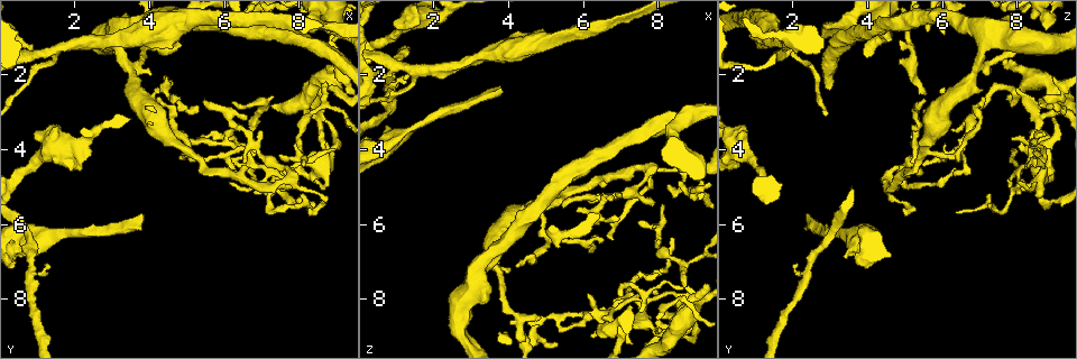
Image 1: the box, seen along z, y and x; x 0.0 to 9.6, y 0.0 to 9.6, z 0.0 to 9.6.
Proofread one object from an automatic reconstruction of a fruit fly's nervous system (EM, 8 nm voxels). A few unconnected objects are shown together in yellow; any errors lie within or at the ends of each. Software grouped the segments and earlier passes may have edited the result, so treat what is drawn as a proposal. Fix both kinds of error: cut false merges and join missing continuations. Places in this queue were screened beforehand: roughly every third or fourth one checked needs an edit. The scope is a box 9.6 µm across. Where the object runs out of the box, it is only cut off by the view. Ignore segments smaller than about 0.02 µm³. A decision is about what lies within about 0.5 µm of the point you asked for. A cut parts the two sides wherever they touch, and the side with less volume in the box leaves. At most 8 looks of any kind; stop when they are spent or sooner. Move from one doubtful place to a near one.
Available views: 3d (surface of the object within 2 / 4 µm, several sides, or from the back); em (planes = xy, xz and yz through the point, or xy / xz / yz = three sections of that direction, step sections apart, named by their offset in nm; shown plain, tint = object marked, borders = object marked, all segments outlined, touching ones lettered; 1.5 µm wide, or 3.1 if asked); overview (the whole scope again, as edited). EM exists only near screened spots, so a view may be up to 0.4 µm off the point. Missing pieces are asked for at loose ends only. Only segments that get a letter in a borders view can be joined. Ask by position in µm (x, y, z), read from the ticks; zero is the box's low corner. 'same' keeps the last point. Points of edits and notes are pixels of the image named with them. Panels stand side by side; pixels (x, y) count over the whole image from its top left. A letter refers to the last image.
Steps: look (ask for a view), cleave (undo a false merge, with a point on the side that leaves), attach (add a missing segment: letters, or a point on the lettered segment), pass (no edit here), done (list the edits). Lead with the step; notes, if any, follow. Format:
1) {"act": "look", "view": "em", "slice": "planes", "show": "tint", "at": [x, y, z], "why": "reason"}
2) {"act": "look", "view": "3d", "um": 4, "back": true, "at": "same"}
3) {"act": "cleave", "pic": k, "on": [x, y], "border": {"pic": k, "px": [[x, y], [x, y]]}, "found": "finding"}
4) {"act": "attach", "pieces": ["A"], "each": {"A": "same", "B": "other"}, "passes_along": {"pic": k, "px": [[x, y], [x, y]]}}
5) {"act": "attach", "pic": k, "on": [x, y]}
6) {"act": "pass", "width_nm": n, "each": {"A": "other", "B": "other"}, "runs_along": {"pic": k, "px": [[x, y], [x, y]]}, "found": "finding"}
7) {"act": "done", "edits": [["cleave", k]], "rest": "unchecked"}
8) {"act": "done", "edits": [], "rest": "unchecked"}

{"act": "look", "view": "em", "slice": "xz", "step": 4, "show": "tint", "at": [0.75, 4.45, 1.00], "why": "calibre changes"}

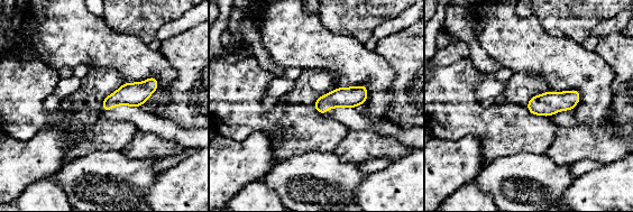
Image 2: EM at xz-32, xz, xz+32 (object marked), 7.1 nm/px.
{"act": "look", "view": "em", "slice": "xz", "step": 4, "show": "borders", "at": "same"}

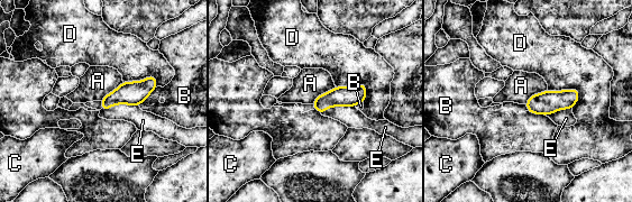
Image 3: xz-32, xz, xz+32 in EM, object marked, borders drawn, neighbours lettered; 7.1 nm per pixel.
{"act": "pass", "longest_contact_nm": ["E", 280], "each": {"A": "other", "B": "other", "C": "other", "D": "other", "E": "other"}, "border": {"pic": 3, "px": [[336, 86], [322, 92], [311, 103]]}, "found": "continuous, no second cell"}

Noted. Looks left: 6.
{"act": "look", "view": "3d", "um": 4, "at": [1.35, 7.10, 2.05], "why": "thin end"}

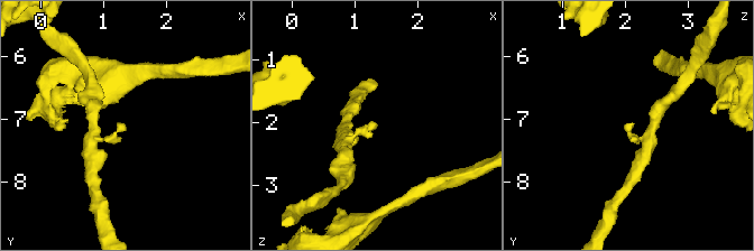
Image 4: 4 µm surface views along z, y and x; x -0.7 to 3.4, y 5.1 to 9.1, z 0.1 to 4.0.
{"act": "look", "view": "em", "slice": "xz", "step": 4, "show": "tint", "at": [1.30, 7.10, 2.00], "why": "shape alone is not enough"}

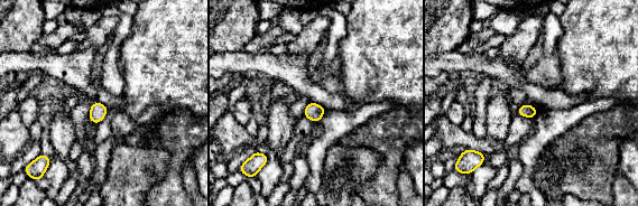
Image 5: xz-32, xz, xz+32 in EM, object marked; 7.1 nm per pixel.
{"act": "look", "view": "em", "slice": "planes", "show": "borders", "at": "same"}

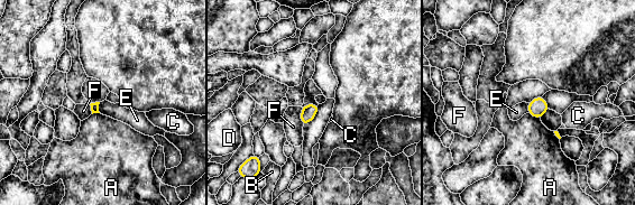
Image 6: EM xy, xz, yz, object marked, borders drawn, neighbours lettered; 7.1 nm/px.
{"act": "pass", "each": {"A": "other", "B": "other", "C": "other", "D": "other", "E": "other", "F": "other"}, "found": "no lettered segment goes on from it"}

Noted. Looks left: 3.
{"act": "look", "view": "3d", "um": 2, "at": [3.65, 1.85, 7.15], "why": "two arms in line, one across"}

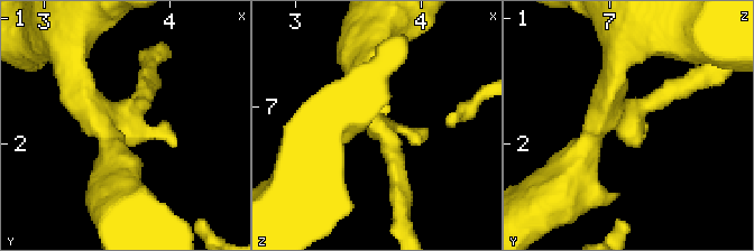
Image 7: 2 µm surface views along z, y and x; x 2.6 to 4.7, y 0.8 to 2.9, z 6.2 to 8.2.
{"act": "look", "view": "em", "slice": "xz", "step": 4, "show": "tint", "at": [3.58, 1.78, 7.06], "arms": 3, "why": "now the EM"}

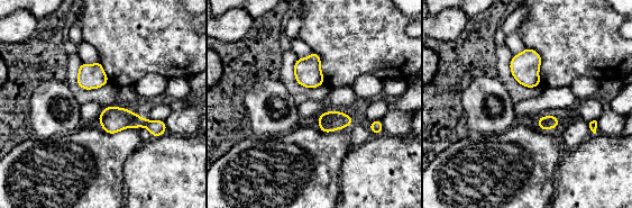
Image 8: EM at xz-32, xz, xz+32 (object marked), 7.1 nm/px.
{"act": "look", "view": "em", "slice": "planes", "show": "borders", "at": "same", "why": "another direction"}

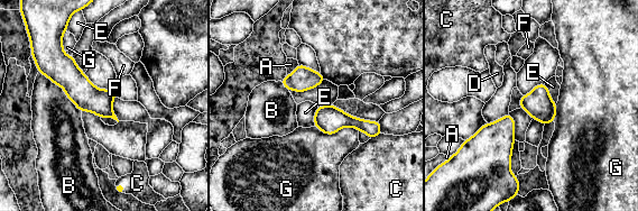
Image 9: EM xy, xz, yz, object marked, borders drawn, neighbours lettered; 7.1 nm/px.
{"act": "pass", "each": {"A": "other", "B": "other", "C": "other", "D": "other", "E": "other", "F": "other", "G": "other"}, "runs_along": {"pic": 9, "px": [[44, 65], [59, 67], [111, 113]]}, "found": "all the same cell"}

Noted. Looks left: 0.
{"act": "done", "edits": [], "rest": "unchecked"}

